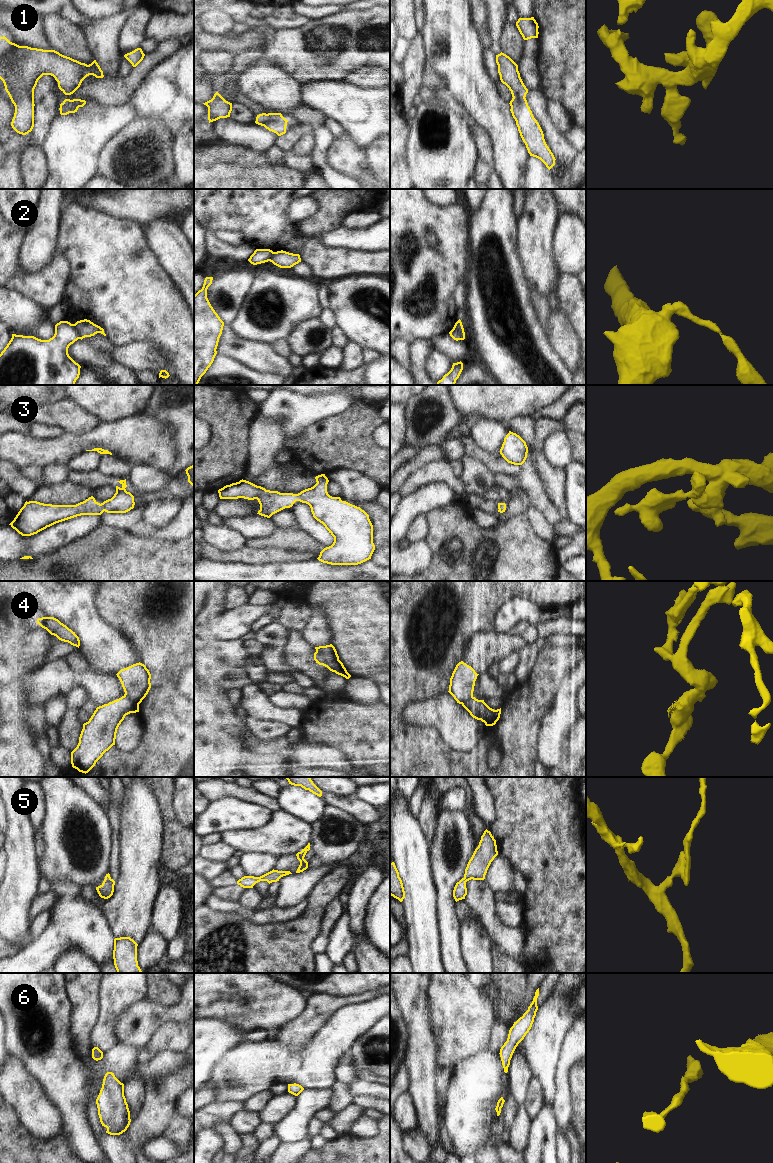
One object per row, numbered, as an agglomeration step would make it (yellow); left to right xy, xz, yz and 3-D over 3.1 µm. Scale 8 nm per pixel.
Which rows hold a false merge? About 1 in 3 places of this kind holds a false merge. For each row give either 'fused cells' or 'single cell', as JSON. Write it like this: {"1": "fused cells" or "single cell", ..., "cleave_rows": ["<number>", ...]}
{"1": "single cell", "2": "fused cells", "3": "single cell", "4": "fused cells", "5": "single cell", "6": "single cell", "cleave_rows": ["2", "4"]}

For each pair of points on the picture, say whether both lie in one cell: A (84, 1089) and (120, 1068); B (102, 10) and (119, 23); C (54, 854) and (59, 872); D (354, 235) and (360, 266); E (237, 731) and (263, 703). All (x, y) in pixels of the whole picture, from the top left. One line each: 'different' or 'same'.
A: same
B: different
C: same
D: different
E: different

